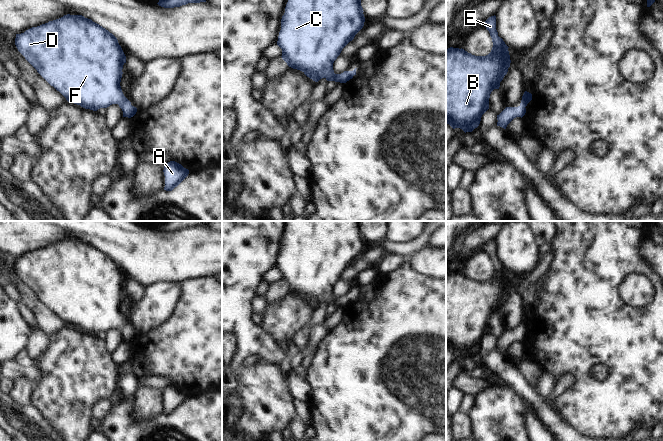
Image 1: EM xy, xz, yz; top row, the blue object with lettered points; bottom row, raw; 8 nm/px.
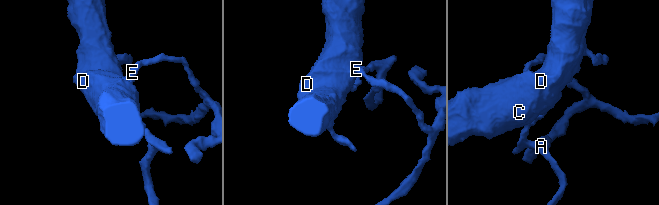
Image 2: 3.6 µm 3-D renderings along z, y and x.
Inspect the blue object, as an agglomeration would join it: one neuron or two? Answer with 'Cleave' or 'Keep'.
Keep.

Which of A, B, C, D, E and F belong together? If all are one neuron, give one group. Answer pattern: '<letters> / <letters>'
A B C D E F

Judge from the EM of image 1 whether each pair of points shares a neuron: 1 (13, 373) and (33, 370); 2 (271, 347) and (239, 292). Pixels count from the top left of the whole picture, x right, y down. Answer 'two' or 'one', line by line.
1: one
2: one

